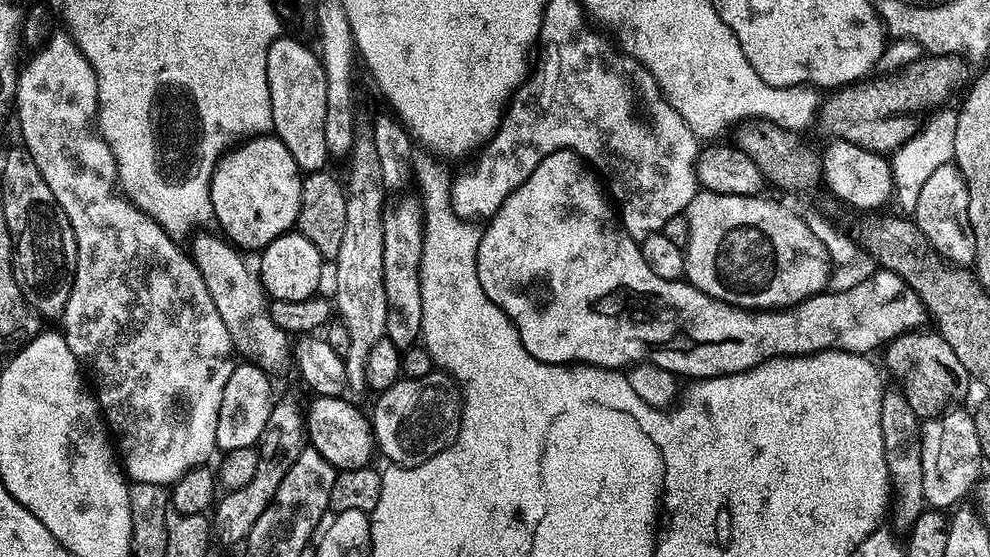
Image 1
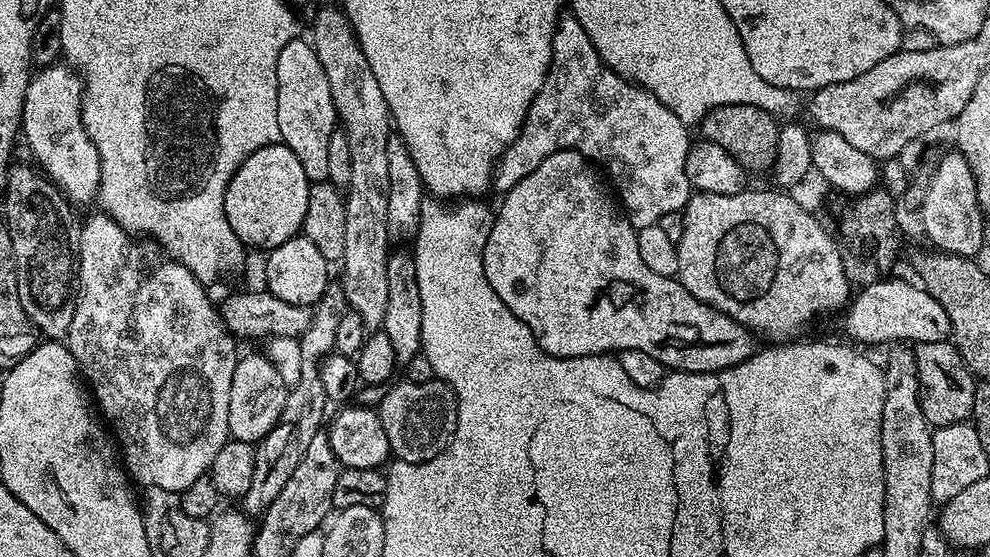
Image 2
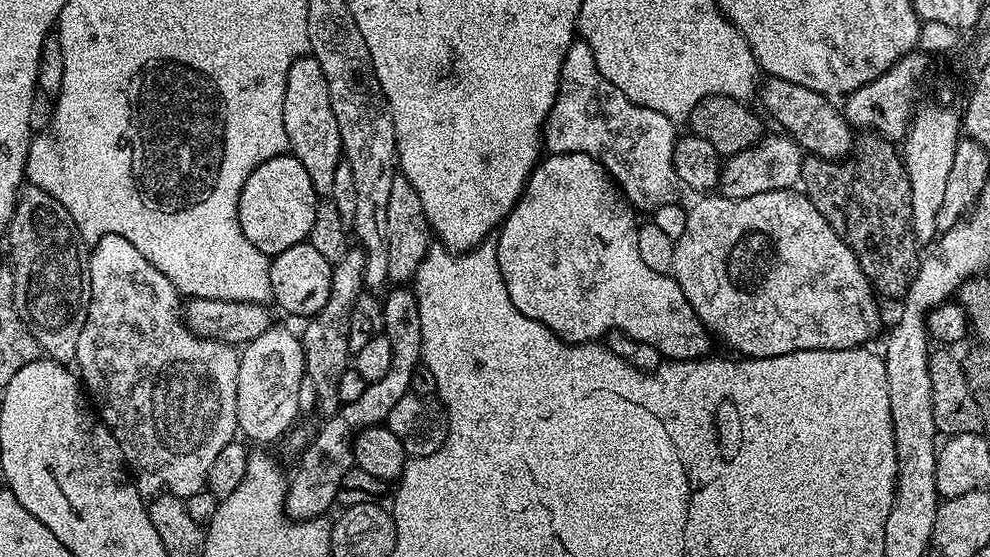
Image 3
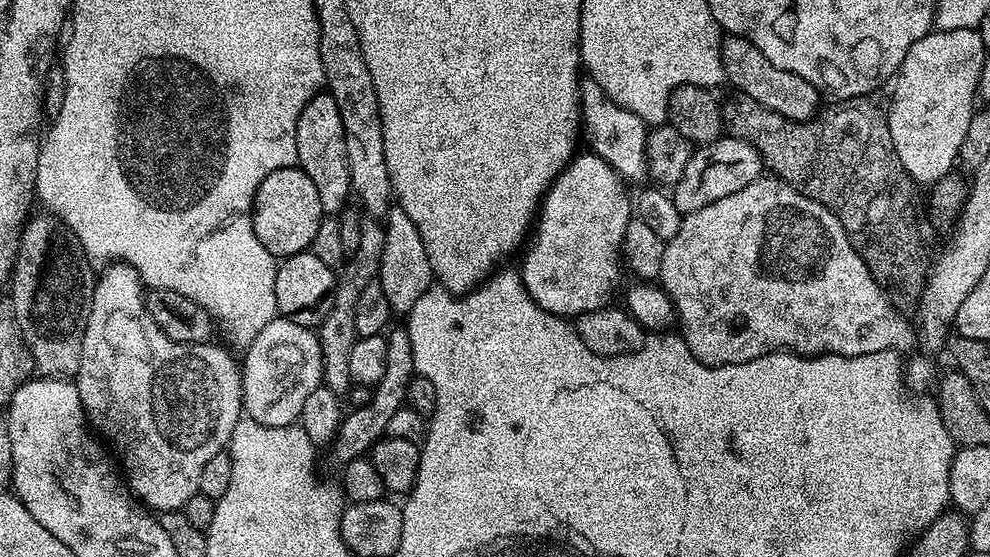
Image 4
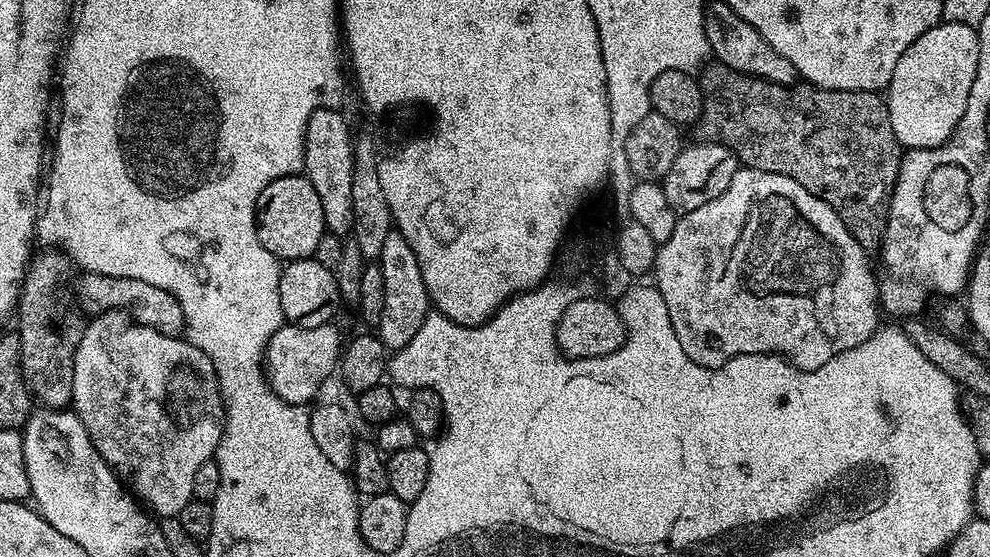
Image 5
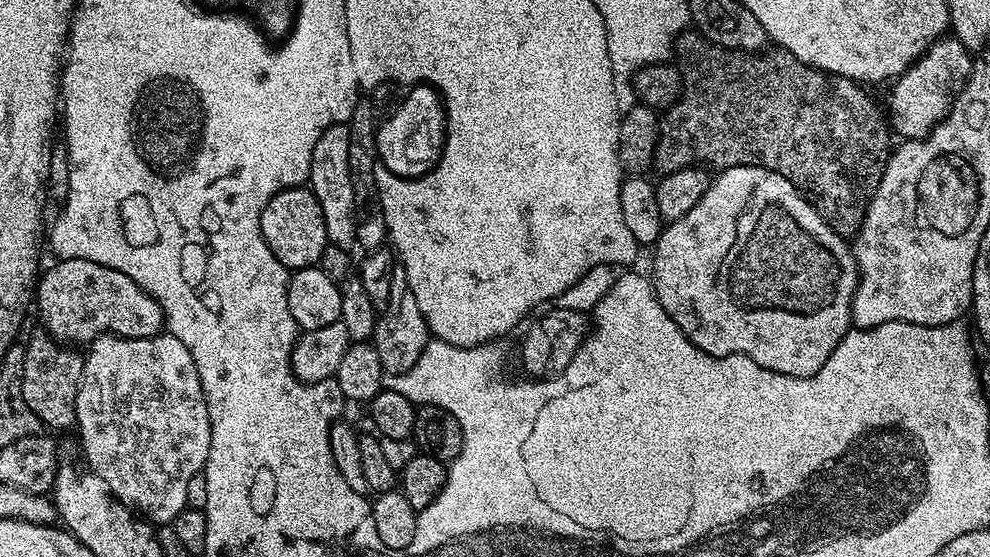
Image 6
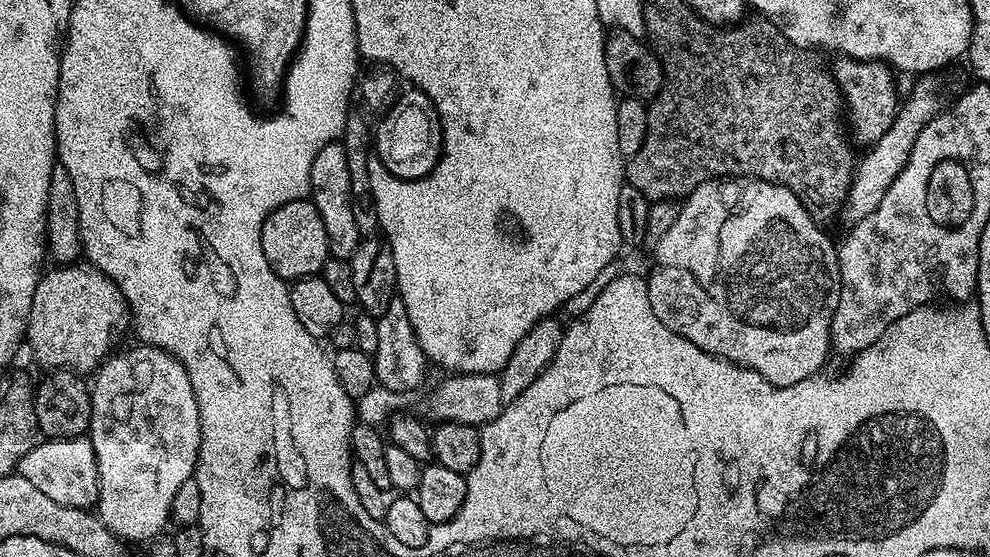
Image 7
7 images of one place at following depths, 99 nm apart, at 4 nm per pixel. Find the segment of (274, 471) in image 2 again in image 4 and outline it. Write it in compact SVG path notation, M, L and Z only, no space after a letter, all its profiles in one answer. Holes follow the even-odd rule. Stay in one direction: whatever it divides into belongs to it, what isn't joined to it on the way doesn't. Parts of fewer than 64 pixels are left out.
M368 218L365 221L360 228L360 233L355 237L358 250L354 250L347 257L344 267L339 269L336 291L332 294L330 314L326 314L326 318L318 325L324 367L322 384L323 387L337 394L347 393L353 387L350 378L350 350L354 350L354 342L358 339L354 330L354 310L358 306L358 298L362 290L366 290L366 286L370 286L370 282L379 277L382 262L385 225L376 218Z

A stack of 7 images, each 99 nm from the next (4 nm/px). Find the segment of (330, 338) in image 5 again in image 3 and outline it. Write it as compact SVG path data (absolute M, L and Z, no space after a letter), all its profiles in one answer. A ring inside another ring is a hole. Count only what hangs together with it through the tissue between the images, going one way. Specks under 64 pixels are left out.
M279 326L270 327L261 336L243 345L238 359L236 419L239 431L245 432L252 440L276 440L295 422L297 409L272 408L272 383L276 376L280 380L294 379L296 382L305 379L306 373L300 367L304 363L304 347L300 344L299 335ZM287 363L296 363L296 369L288 368Z

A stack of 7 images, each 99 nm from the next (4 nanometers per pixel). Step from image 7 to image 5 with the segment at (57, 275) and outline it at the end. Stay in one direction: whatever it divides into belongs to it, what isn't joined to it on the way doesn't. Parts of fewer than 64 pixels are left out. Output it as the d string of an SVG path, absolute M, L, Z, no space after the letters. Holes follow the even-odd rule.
M84 272L76 280L76 296L80 299L79 307L88 314L99 314L116 309L123 310L142 326L158 330L159 334L183 337L186 329L182 305L170 290L162 290L162 286L150 286L150 282L142 282L134 278L118 278L97 272Z

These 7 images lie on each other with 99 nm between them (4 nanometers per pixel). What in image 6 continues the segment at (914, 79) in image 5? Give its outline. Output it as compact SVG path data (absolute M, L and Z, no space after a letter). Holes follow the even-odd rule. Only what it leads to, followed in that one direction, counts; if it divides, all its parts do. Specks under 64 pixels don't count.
M944 36L931 45L895 79L890 96L888 118L893 131L903 139L923 139L938 121L943 120L972 69L973 57L955 36Z

